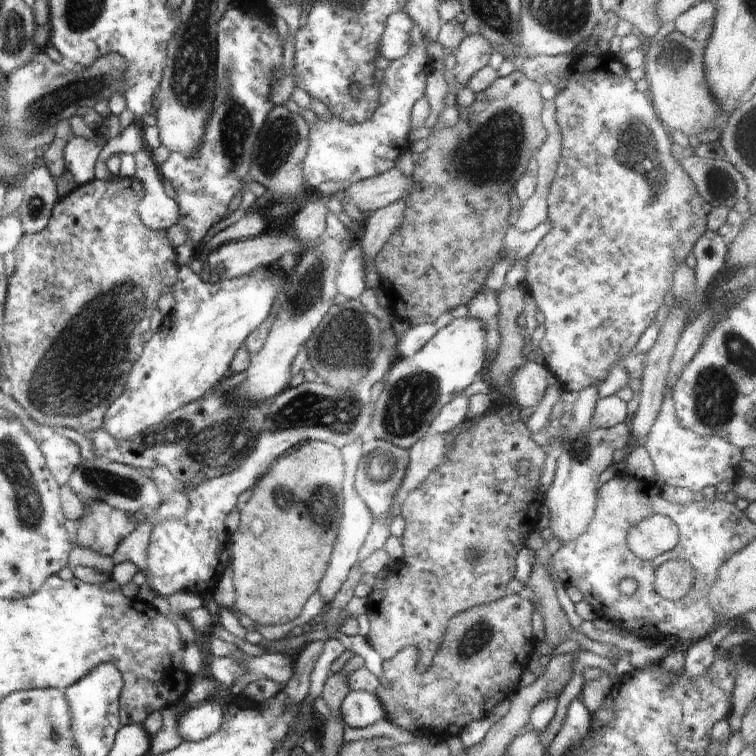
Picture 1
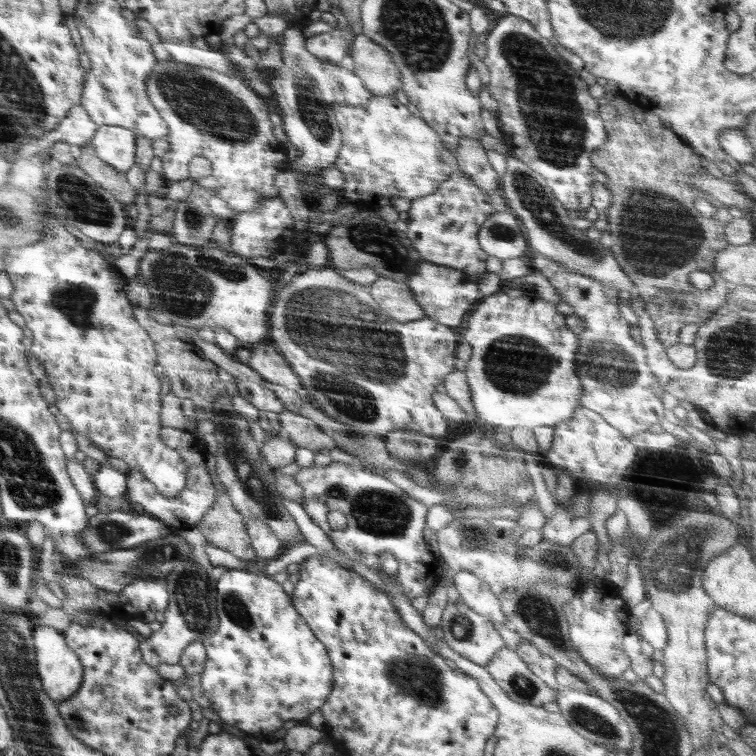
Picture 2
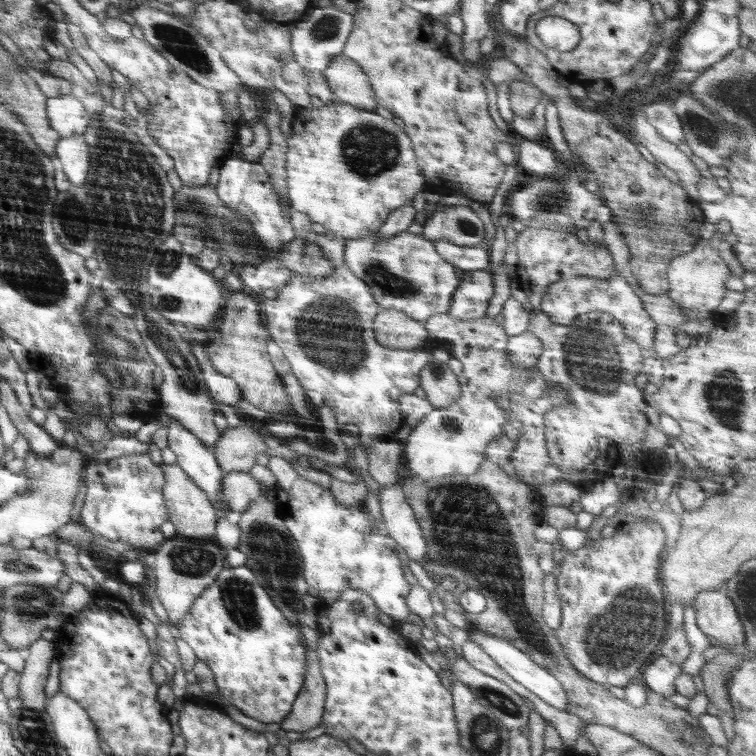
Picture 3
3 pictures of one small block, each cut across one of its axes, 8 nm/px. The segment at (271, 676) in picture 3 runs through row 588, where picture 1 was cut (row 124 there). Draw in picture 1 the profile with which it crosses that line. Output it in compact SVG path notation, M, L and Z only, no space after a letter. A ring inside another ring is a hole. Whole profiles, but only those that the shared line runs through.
M230 8L217 24L217 60L215 67L215 92L212 114L206 122L206 130L202 138L202 144L198 146L192 156L184 156L178 152L170 152L168 159L162 164L160 175L172 183L176 192L173 200L178 204L180 218L178 224L186 230L186 242L175 248L177 264L189 266L193 258L201 255L203 240L208 230L214 224L221 222L224 214L228 212L228 205L234 196L240 194L240 188L245 186L243 178L248 174L248 168L252 163L252 148L256 142L256 136L260 128L264 126L264 118L274 108L270 102L270 88L274 84L274 70L282 65L283 42L280 42L276 28L271 25L268 14L249 14L240 8Z

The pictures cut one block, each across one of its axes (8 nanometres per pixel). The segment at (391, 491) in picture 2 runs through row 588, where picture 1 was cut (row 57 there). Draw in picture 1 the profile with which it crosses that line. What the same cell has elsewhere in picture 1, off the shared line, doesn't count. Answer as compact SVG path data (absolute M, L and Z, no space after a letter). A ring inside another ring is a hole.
M422 38L418 44L410 44L408 52L400 59L395 59L388 64L388 68L384 68L384 77L381 82L376 82L378 87L378 106L376 111L372 112L372 116L364 122L354 122L354 124L346 124L344 120L340 120L340 116L330 112L329 119L323 120L318 118L308 130L308 148L306 148L306 156L302 160L302 176L308 187L319 188L323 182L344 182L347 185L373 178L391 170L396 166L396 160L401 155L409 151L411 148L409 140L409 132L411 130L411 111L416 100L425 97L425 84L427 77L433 69L433 61L428 56L428 44Z

